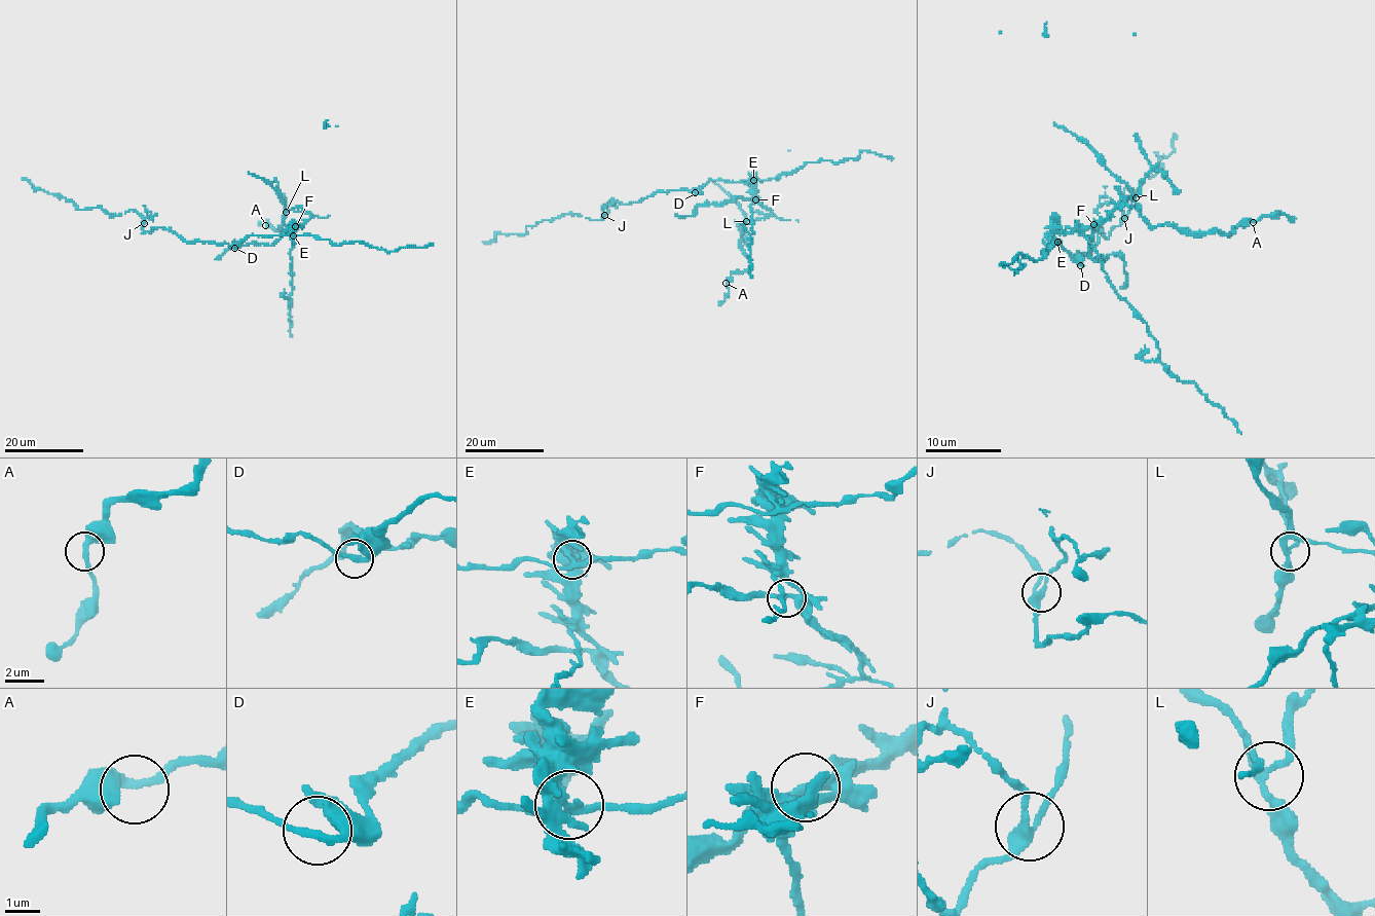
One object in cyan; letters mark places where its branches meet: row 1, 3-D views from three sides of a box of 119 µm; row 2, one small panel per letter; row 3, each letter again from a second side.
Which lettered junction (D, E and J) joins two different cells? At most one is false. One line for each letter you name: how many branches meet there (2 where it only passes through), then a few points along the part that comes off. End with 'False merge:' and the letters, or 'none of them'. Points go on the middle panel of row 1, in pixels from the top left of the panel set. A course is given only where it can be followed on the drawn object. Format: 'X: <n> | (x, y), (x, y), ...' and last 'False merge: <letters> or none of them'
E: 3 | (753, 181), (755, 195), (771, 214), (745, 220), (741, 248), (750, 267), (731, 273), (728, 296), (718, 304)
False merge: E

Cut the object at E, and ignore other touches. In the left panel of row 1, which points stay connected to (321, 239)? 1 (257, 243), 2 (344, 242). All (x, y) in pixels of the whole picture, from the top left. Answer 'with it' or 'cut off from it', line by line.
1: cut off from it
2: with it

